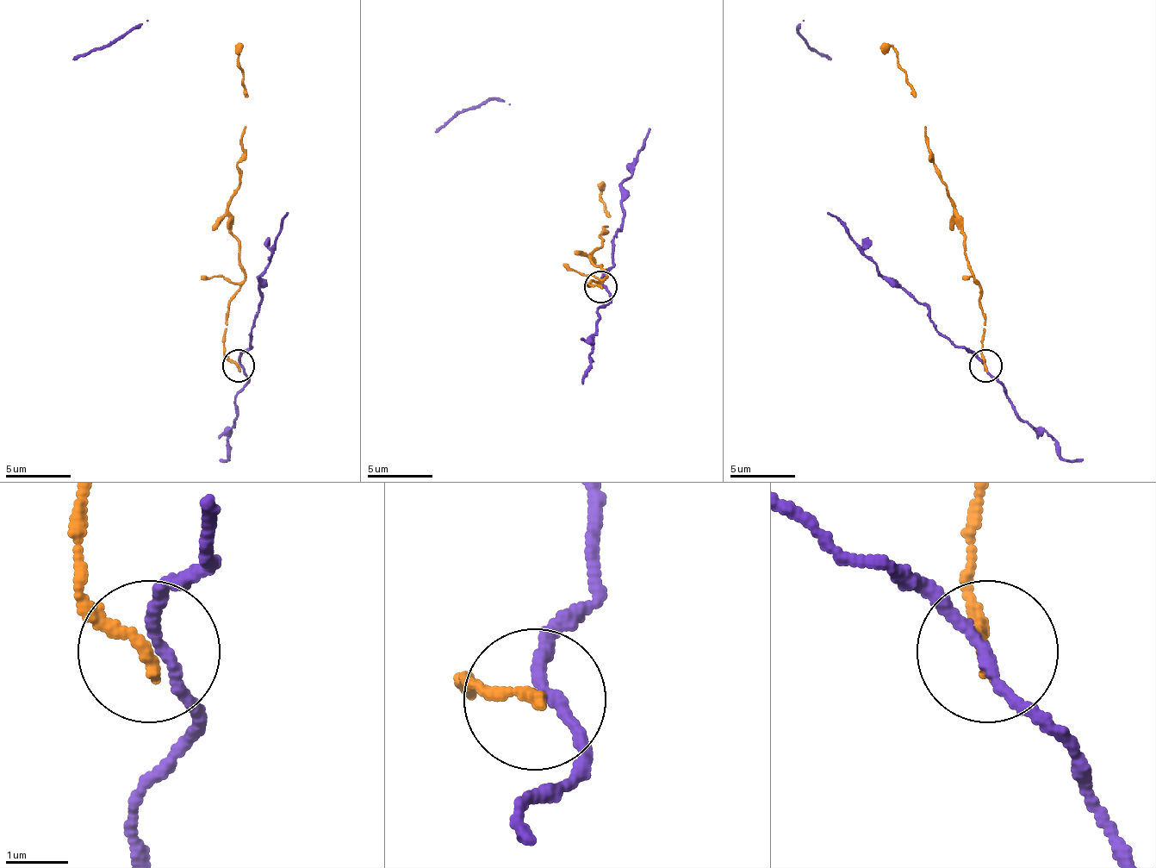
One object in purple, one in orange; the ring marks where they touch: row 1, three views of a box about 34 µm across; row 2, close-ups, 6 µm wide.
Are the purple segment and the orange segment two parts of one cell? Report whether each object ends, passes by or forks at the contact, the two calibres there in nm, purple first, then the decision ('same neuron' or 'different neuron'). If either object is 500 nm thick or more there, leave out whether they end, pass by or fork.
purple passes by; orange ends there; 160 nm thick on the purple side, 200 nm on the other; different neuron

